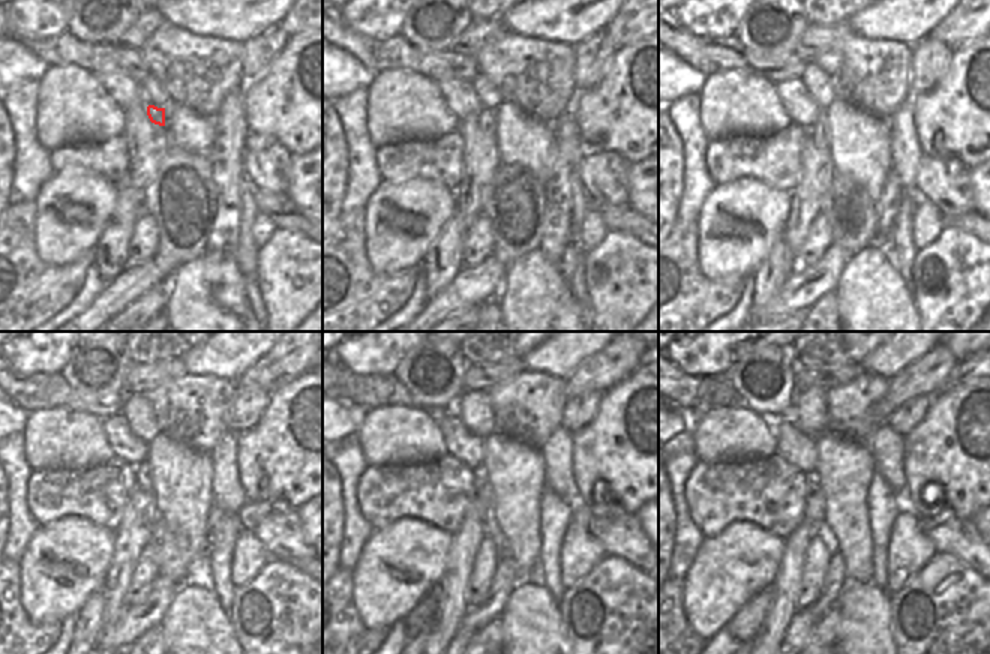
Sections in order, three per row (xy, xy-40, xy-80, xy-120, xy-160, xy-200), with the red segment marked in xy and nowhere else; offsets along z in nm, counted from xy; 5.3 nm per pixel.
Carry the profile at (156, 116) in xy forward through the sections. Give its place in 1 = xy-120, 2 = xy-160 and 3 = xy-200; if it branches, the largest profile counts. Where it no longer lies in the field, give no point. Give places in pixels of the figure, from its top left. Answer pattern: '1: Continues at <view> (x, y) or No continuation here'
1: Continues at xy-120 (143, 471)
2: Continues at xy-160 (483, 492)
3: Continues at xy-200 (815, 501)

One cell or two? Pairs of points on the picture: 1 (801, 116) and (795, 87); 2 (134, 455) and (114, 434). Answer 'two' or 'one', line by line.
1: one
2: one

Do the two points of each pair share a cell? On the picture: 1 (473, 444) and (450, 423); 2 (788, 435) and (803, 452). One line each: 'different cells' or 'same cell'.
1: same cell
2: same cell

